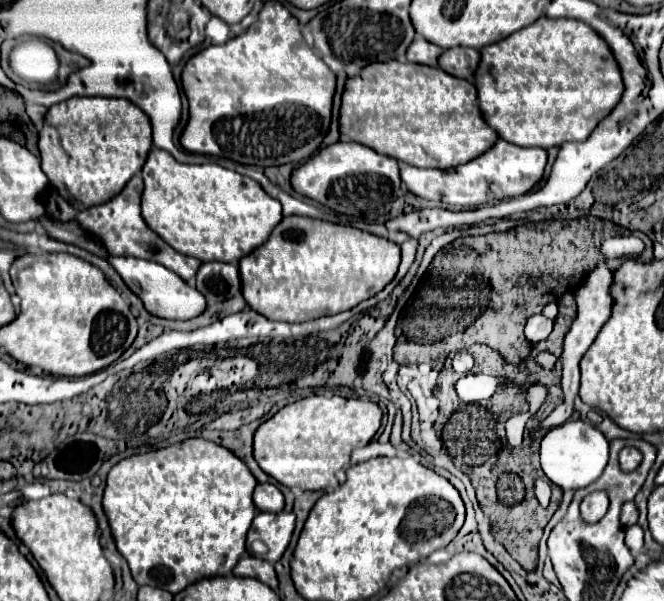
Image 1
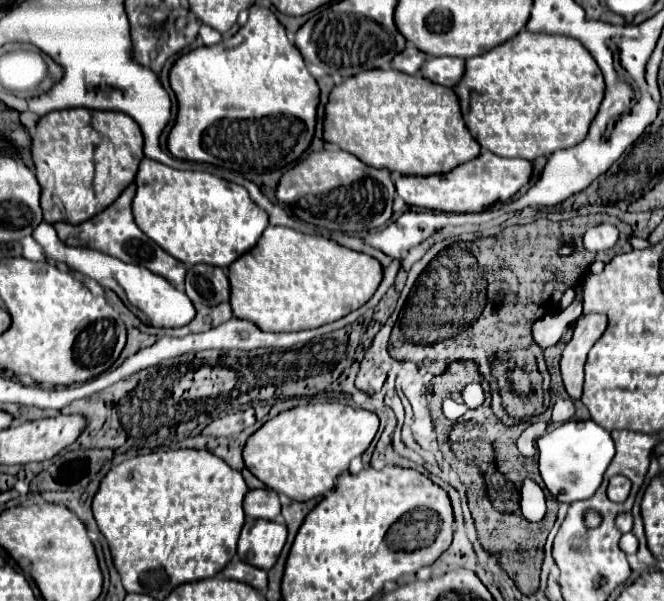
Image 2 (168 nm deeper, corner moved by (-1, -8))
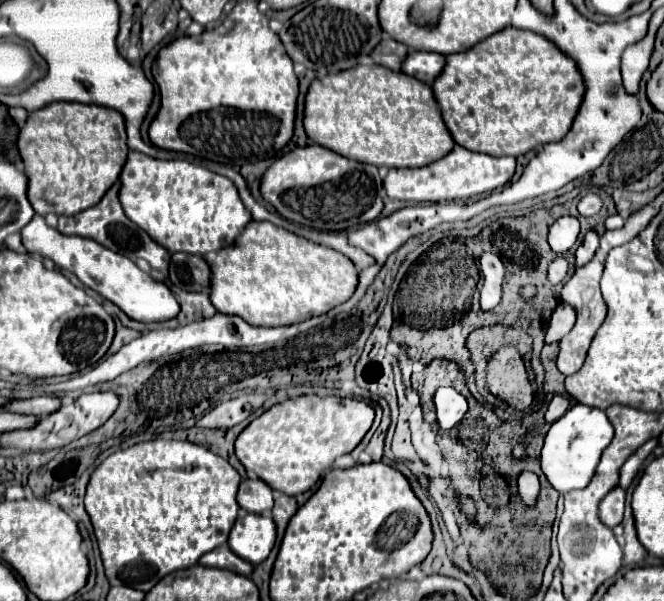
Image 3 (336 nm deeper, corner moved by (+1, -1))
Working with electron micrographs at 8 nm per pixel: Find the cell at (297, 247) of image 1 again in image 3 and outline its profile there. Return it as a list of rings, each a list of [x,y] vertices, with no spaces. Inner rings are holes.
[[[249,221],[237,241],[217,253],[209,263],[211,267],[211,293],[209,299],[219,313],[237,315],[255,327],[279,327],[291,325],[315,315],[327,313],[335,305],[347,301],[357,287],[359,269],[341,253],[311,243],[305,237],[275,227],[269,221]]]

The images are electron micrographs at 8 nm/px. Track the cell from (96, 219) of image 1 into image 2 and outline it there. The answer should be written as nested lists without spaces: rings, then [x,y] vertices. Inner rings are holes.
[[[129,184],[123,194],[109,206],[105,208],[103,212],[99,212],[97,216],[93,216],[91,220],[83,222],[83,224],[69,224],[69,222],[55,222],[55,230],[59,234],[59,238],[67,244],[67,246],[83,246],[83,248],[91,248],[91,250],[99,250],[99,252],[105,252],[113,258],[119,258],[123,262],[129,262],[129,264],[139,264],[139,266],[145,266],[149,268],[151,272],[167,278],[171,284],[179,286],[185,282],[185,266],[175,260],[173,256],[169,256],[159,244],[155,244],[151,238],[147,238],[139,226],[135,224],[133,220],[133,212],[131,212],[131,202],[133,202],[133,196],[135,196],[135,184]]]

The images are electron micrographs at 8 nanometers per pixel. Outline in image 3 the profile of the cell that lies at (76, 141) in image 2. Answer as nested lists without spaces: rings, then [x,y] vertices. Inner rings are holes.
[[[65,101],[29,113],[17,147],[29,181],[27,197],[37,215],[75,215],[93,207],[119,179],[129,153],[125,121],[115,109]]]

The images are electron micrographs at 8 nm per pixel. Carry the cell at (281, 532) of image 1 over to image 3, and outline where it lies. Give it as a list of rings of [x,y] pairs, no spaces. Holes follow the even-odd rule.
[[[247,513],[239,517],[229,533],[229,549],[251,565],[267,559],[275,545],[275,523],[269,515]]]

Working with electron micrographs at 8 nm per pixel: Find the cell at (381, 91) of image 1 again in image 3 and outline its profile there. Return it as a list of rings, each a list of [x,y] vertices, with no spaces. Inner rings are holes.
[[[359,65],[323,79],[313,79],[305,95],[303,127],[307,137],[325,149],[333,149],[333,153],[375,167],[423,167],[441,159],[441,155],[447,155],[455,145],[445,129],[431,87],[401,71],[391,71],[381,65]]]

